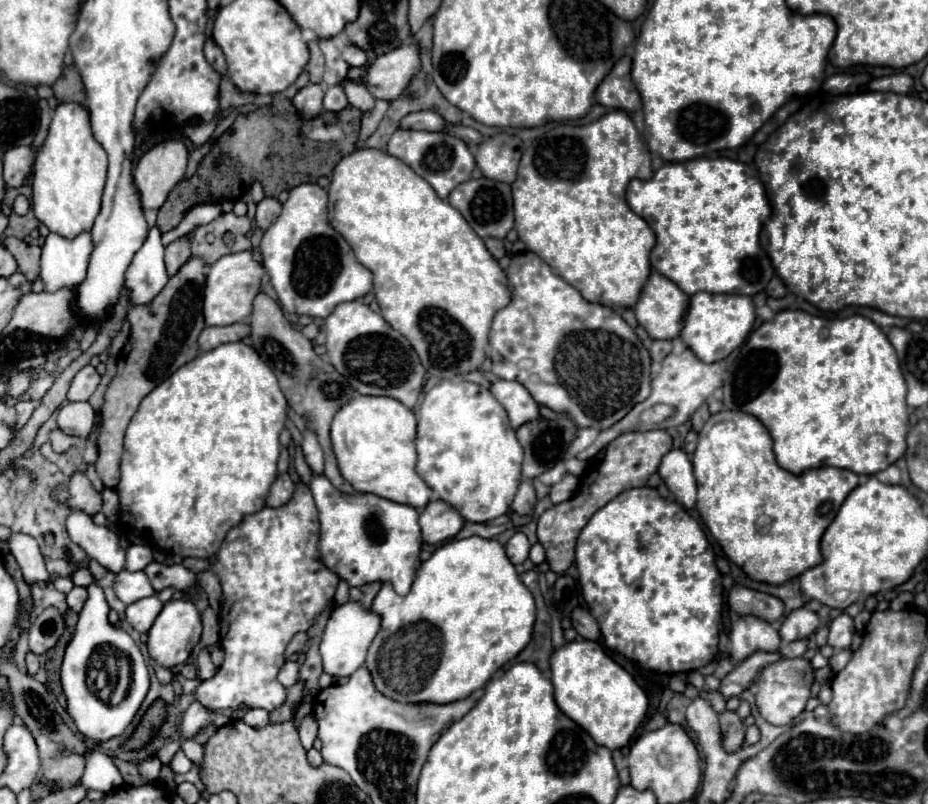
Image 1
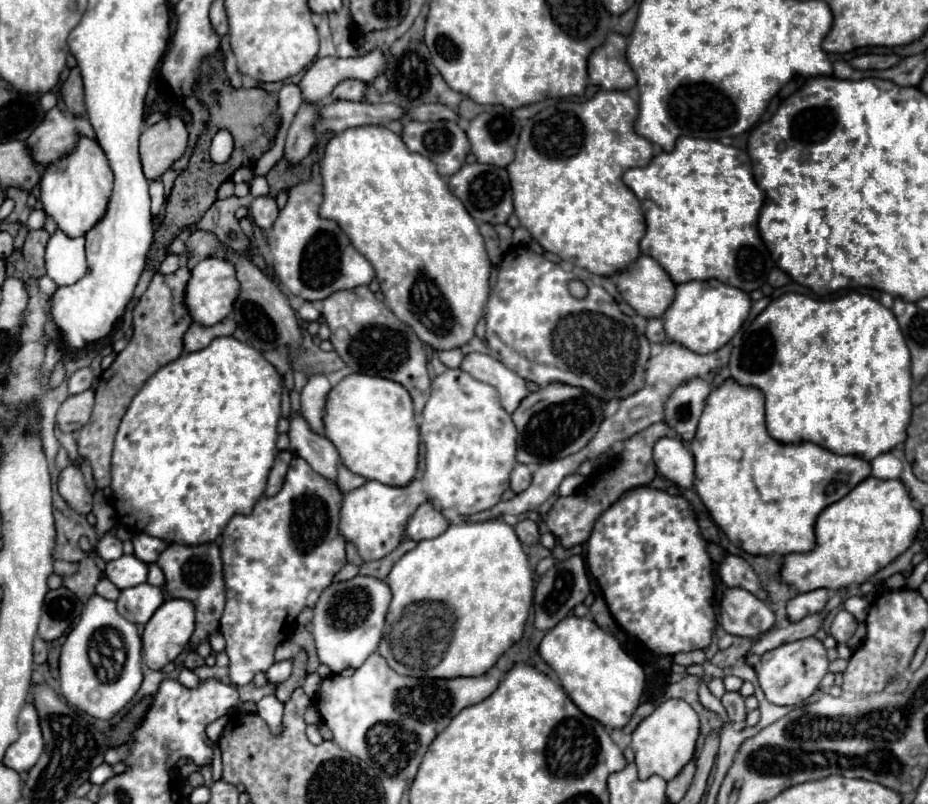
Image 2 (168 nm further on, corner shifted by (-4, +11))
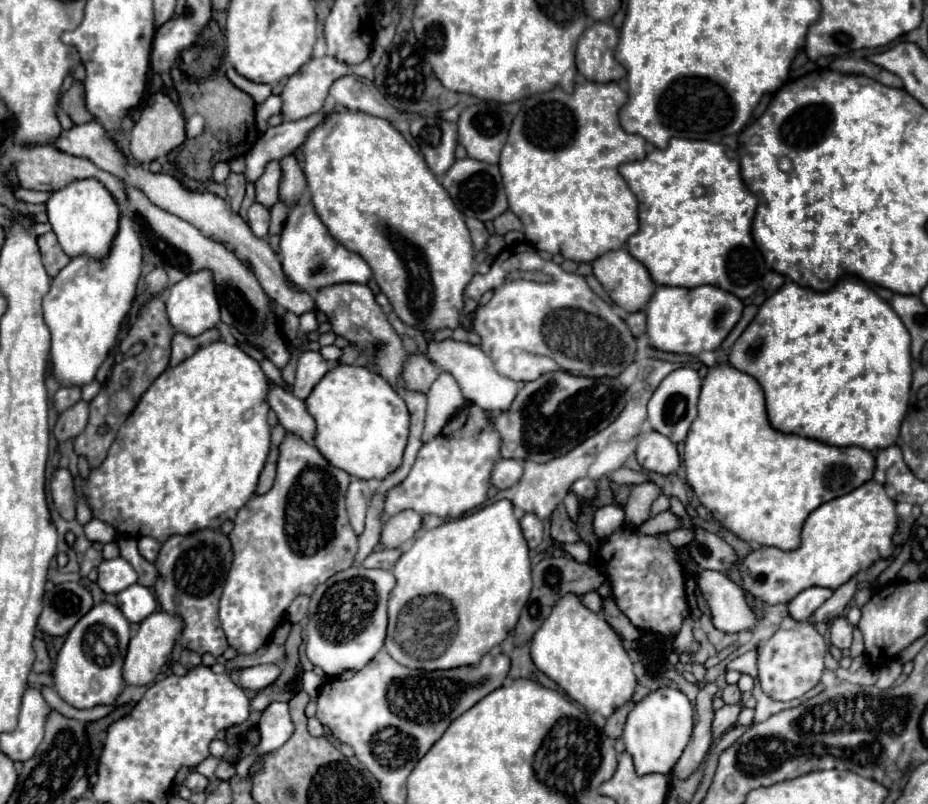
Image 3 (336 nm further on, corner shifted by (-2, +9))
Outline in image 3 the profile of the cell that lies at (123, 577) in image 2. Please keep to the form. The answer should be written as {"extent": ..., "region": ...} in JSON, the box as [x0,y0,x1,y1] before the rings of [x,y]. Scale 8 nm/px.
{"extent":[98,557,136,593],"region":[[[118,557],[118,559],[110,559],[110,561],[102,561],[98,565],[98,587],[104,593],[120,593],[126,587],[136,583],[136,571],[132,569],[132,565]]]}

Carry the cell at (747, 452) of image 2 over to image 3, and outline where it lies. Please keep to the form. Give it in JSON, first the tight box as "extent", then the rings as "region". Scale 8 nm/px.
{"extent":[682,365,876,551],"region":[[[714,365],[708,369],[700,387],[698,417],[688,431],[682,463],[686,481],[700,503],[708,507],[728,531],[748,543],[774,545],[784,551],[800,545],[800,527],[820,503],[860,487],[872,479],[876,469],[874,455],[862,447],[834,447],[816,439],[776,431],[766,417],[760,383],[732,365]]]}

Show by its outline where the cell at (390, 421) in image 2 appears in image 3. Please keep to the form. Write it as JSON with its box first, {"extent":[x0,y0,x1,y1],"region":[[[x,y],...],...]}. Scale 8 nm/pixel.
{"extent":[304,365,410,479],"region":[[[336,365],[318,381],[304,403],[316,421],[314,445],[334,467],[358,479],[384,479],[400,467],[410,415],[404,399],[382,375],[368,367]]]}

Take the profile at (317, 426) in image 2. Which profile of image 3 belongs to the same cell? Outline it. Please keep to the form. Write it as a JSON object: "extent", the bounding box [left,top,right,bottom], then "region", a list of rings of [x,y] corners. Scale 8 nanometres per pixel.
{"extent":[292,351,330,399],"region":[[[300,351],[296,363],[296,383],[292,387],[292,393],[298,399],[306,399],[314,385],[328,373],[328,369],[330,365],[318,351]]]}

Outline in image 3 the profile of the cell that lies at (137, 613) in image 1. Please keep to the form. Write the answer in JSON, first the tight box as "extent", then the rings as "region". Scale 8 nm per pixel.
{"extent":[116,583,156,623],"region":[[[134,583],[128,589],[120,591],[116,597],[118,597],[120,611],[124,613],[124,617],[130,623],[144,621],[156,609],[156,599],[150,593],[150,589],[144,587],[144,585],[138,585],[138,583]]]}

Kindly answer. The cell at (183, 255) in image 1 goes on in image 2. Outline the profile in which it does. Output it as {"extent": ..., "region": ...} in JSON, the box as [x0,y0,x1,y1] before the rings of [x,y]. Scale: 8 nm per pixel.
{"extent":[160,253,180,275],"region":[[[170,253],[164,261],[162,261],[162,265],[160,265],[160,271],[164,273],[164,275],[168,275],[168,273],[174,273],[176,269],[180,267],[180,255],[176,255],[176,253]]]}

